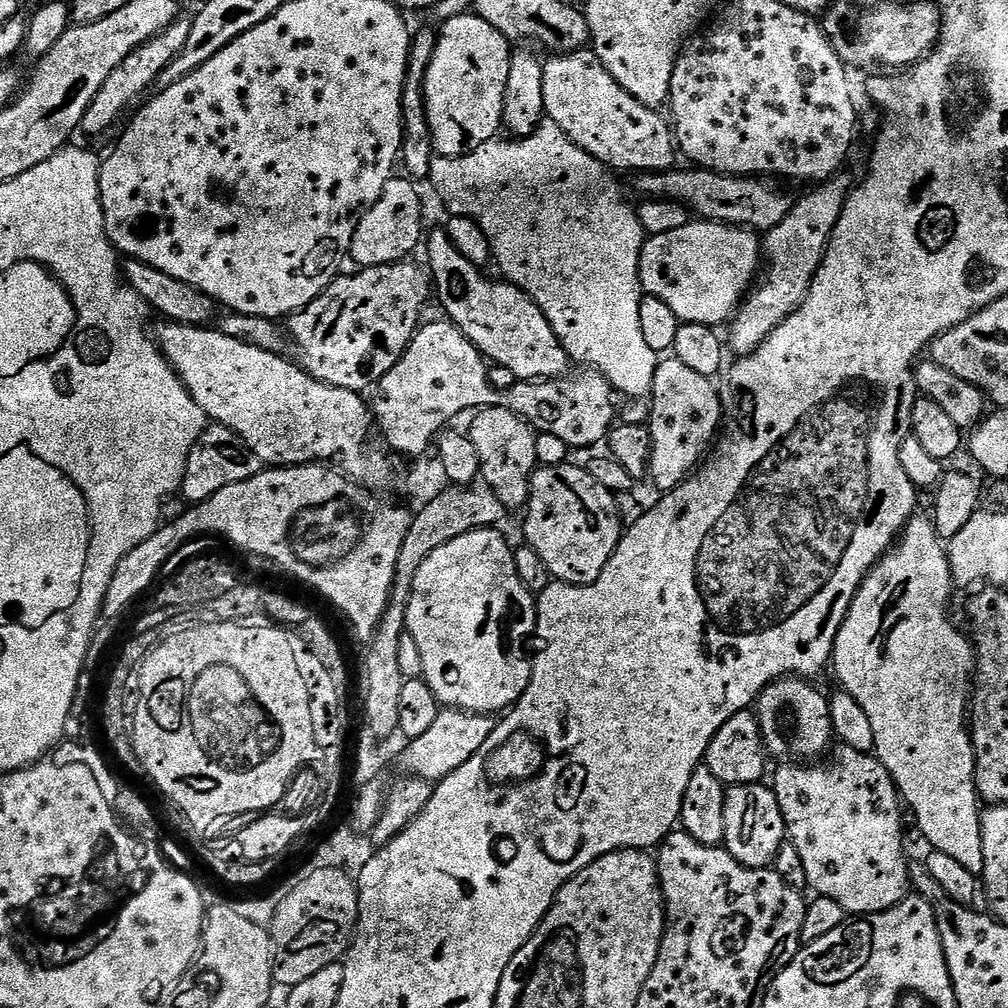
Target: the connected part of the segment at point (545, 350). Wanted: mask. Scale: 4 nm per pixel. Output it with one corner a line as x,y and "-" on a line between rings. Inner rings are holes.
440,226
431,232
432,229
426,236
426,248
428,244
426,268
434,281
435,299
436,296
440,299
438,304
443,315
456,324
458,330
462,330
462,334
470,338
470,342
474,342
474,346
484,355
485,360
495,366
506,366
506,370
510,370
510,374
514,374
520,382
555,380
565,375
570,368
568,352
561,346
560,339
554,334
550,322
546,322
546,314
542,314
538,305
518,286
500,278
492,281
490,277
483,276
480,273
483,272
481,265
470,262
470,258
466,258
458,250
458,246
454,246
447,227

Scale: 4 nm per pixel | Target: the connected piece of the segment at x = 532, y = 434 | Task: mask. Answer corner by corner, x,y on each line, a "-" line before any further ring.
503,406
481,408
472,418
470,435
474,450
478,450
483,483
500,499
504,509
523,509
532,489
532,474
538,467
535,454
537,433
517,412

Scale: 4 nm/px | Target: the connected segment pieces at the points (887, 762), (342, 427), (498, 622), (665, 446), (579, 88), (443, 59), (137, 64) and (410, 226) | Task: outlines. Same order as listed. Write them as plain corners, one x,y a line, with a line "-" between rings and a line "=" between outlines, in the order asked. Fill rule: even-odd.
913,518
900,533
895,545
885,552
884,557
868,572
868,576
860,584
856,592
854,602
850,606
848,616
842,622
838,630
836,645
832,651
831,667
836,667
836,676
840,679
839,687
848,692
866,710
866,718
870,718
870,727
874,729
874,755
886,766
888,773
892,775
892,781
901,794
903,803
912,807
916,815
915,827
925,836
933,849
942,854
950,854
950,858
956,859
966,870
980,874
984,871
984,855
982,854
982,830
980,829
980,817
982,804
976,791
976,755
972,745
969,725
966,717
970,712
970,681
974,676
976,653
974,645
967,635
964,636
956,629
954,621
948,617
948,599
952,596
954,581
952,567
948,561
948,549
945,541
936,533
936,525
931,519
920,520
=
175,322
162,324
158,335
160,351
180,375
194,402
202,406
209,421
238,433
266,466
297,468
299,464
341,460
343,471
365,489
376,490
372,488
380,488
387,482
388,471
392,468
389,453
372,441
374,412
361,393
316,380
299,363
283,360
285,357
281,353
258,350
258,346
238,342
238,338
230,338
211,327
=
495,527
479,528
454,538
454,542
446,542
446,546
438,546
438,550
434,550
434,554
430,554
430,558
426,558
426,562
422,562
422,566
414,578
414,586
406,610
406,630
410,634
410,638
414,638
414,643
418,645
418,650
422,653
423,680
430,686
430,690
434,690
441,705
460,708
464,712
497,714
496,712
503,713
505,710
511,709
526,690
532,677
532,660
530,652
528,656
528,639
530,641
533,639
536,630
537,597
528,592
526,586
522,586
522,578
518,578
518,570
514,566
514,558
512,557
513,545
508,545
504,541
503,534
496,531
500,530
=
675,358
661,359
657,363
650,397
652,424
647,425
648,432
652,435
652,461
648,471
650,484
657,488
657,493
673,492
682,481
687,480
693,472
697,471
698,465
705,459
709,449
713,447
722,428
722,405
717,385
712,384
715,383
709,377
690,370
690,366
686,366
=
591,50
545,59
542,98
545,117
609,170
631,174
666,172
677,163
678,148
669,121
665,117
664,121
657,109
642,106
638,98
626,94
=
465,14
452,16
443,21
436,36
436,48
432,61
425,72
424,102
429,130
432,133
432,146
436,156
465,156
478,146
497,139
504,123
504,95
506,78
510,78
510,58
513,45
501,32
494,30
490,22
478,15
=
188,18
175,20
165,32
159,32
155,38
146,41
141,48
134,49
124,59
122,66
115,68
110,74
110,78
106,78
106,82
102,82
102,90
98,90
98,94
94,94
94,102
90,102
80,123
79,131
85,132
88,136
104,136
120,119
123,121
141,103
140,95
148,87
152,88
170,62
174,62
174,58
178,58
182,46
186,46
186,38
190,38
191,25
192,21
=
393,178
386,182
386,190
382,190
382,198
374,202
374,206
354,230
350,255
361,268
386,266
407,261
416,247
421,247
424,228
424,204
420,201
420,192
413,181
408,178

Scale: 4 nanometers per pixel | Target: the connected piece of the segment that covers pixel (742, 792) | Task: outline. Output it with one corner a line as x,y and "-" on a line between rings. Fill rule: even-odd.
767,783
733,784
724,793
726,798
726,834
723,847
747,868
767,868
778,850
786,843
786,829
776,793

